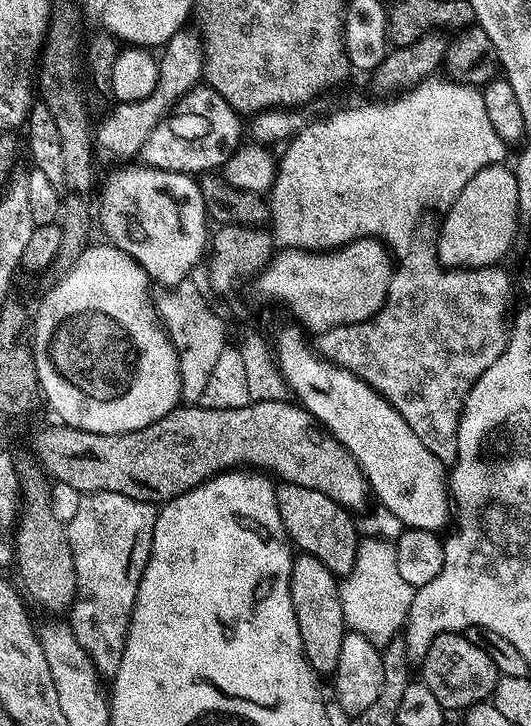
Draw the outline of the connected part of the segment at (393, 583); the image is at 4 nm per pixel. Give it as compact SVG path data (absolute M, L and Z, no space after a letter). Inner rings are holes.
M369 538L357 543L356 561L350 574L343 577L339 589L345 625L377 646L387 644L407 623L415 592L398 574L395 547L389 541Z

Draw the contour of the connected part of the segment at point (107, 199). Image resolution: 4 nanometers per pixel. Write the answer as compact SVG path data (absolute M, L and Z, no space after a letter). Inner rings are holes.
M124 166L121 172L116 172L108 180L108 185L104 188L104 193L100 196L100 212L98 208L98 224L104 227L107 243L113 244L118 250L125 252L127 256L132 258L138 264L141 270L148 275L149 281L153 285L162 284L165 289L173 288L176 284L183 280L189 279L193 275L192 271L196 268L196 263L203 261L206 256L206 249L210 243L210 217L208 214L208 205L204 203L202 198L202 190L199 183L187 172L163 172L157 168L147 166L139 166L140 168L128 168L132 166Z

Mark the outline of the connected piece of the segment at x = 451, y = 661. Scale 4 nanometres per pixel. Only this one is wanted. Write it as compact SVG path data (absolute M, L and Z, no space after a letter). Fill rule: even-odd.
M443 632L430 642L423 660L419 661L419 675L434 693L434 698L445 710L467 710L475 704L483 704L491 697L494 686L500 681L500 671L490 662L490 654L484 648L474 646L459 632Z

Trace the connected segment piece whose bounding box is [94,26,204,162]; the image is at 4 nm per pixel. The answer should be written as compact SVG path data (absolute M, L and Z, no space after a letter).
M185 26L181 28L178 34L174 34L174 38L170 38L162 46L162 51L158 56L158 67L156 69L156 85L154 90L150 90L150 94L146 94L140 100L122 100L119 101L94 128L94 148L97 153L100 152L108 160L124 160L120 162L128 162L133 158L139 157L142 146L146 142L146 138L150 138L150 130L154 130L154 126L158 126L158 122L162 122L164 117L171 112L172 107L185 96L189 90L197 87L201 83L204 75L204 41L199 31L193 30L191 27Z

